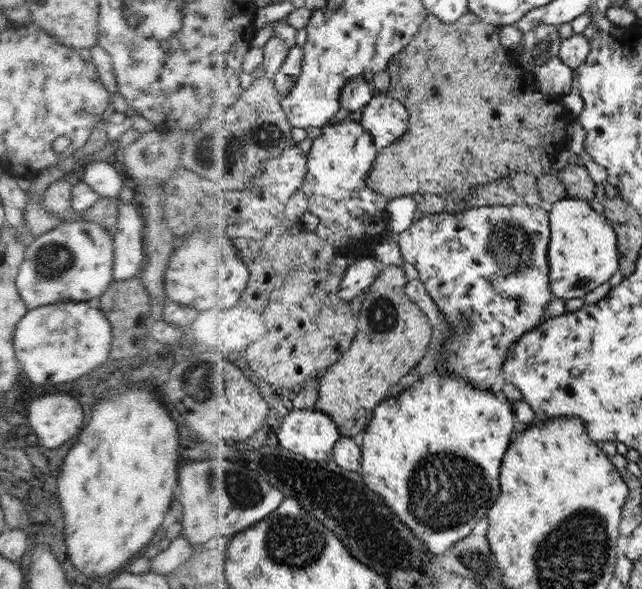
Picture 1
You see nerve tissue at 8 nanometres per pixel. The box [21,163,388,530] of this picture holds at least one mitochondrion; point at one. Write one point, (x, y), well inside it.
(241, 488)

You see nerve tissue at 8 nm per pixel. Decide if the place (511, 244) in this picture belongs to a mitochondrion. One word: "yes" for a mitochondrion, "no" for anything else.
yes

